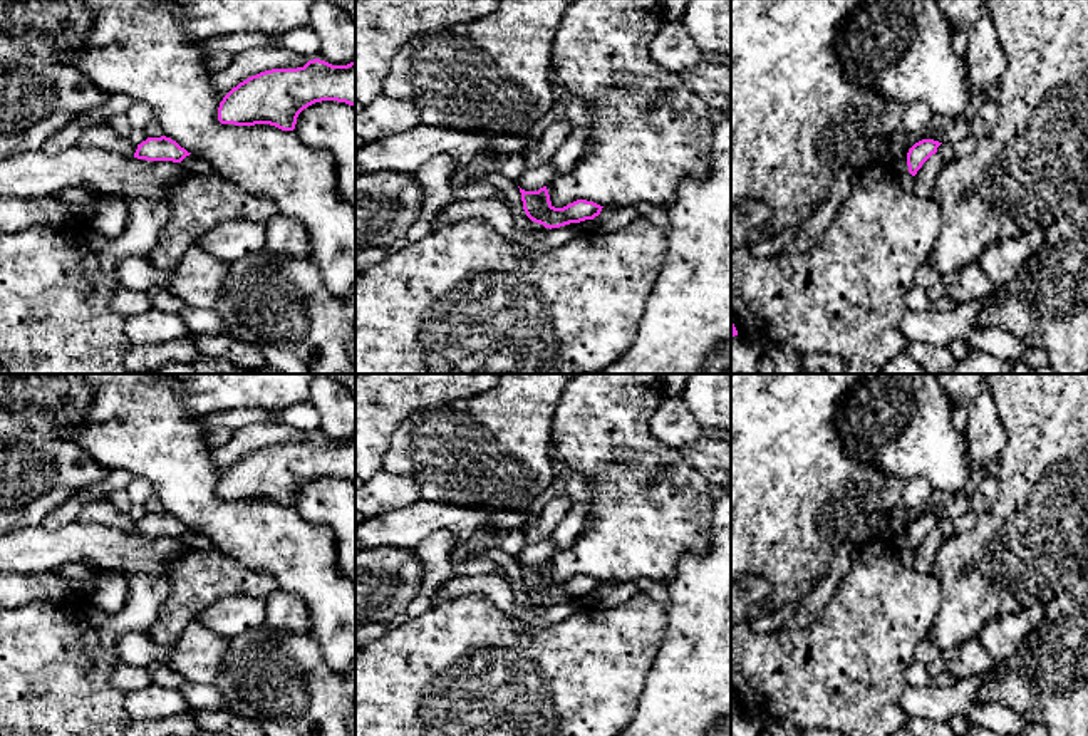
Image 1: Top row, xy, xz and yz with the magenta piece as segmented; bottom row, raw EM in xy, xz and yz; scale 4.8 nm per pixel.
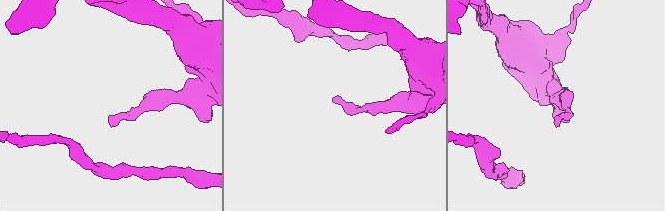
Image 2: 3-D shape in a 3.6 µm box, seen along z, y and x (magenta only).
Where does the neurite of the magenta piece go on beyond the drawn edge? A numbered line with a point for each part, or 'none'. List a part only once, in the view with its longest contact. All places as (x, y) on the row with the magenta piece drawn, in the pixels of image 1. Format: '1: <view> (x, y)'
none

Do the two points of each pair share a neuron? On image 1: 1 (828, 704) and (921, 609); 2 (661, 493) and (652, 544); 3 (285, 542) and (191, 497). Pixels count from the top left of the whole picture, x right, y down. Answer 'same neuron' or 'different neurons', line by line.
1: same neuron
2: same neuron
3: same neuron

